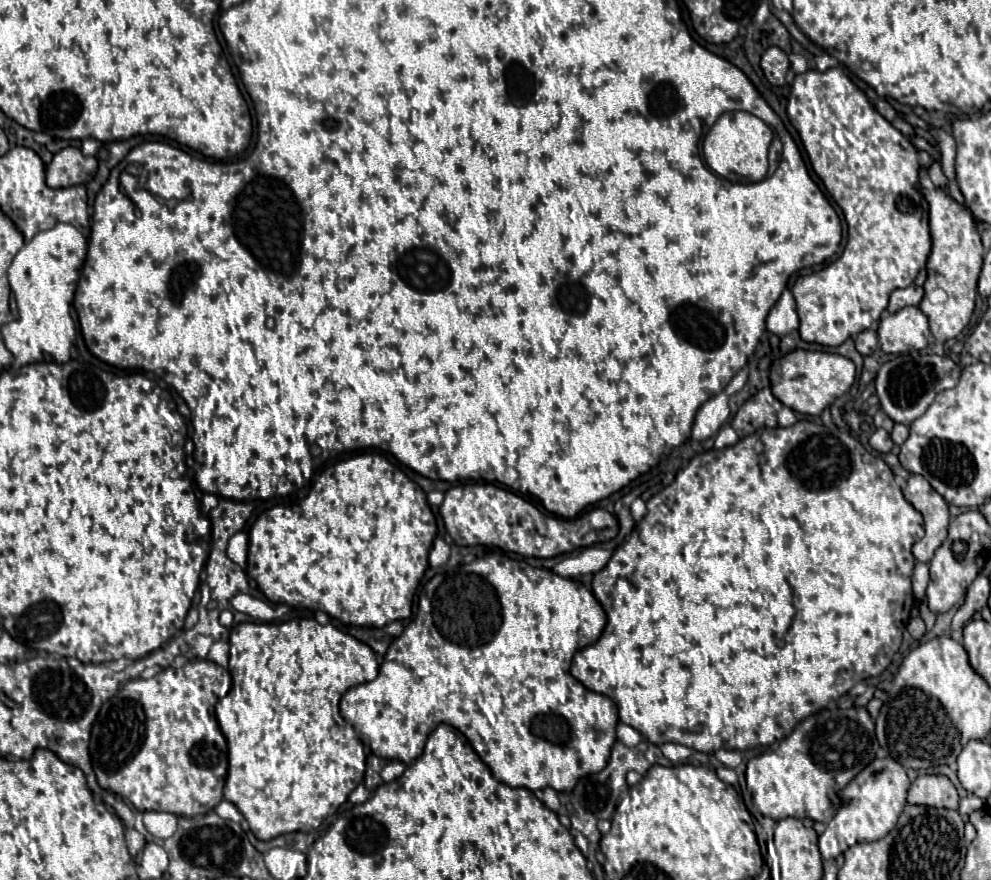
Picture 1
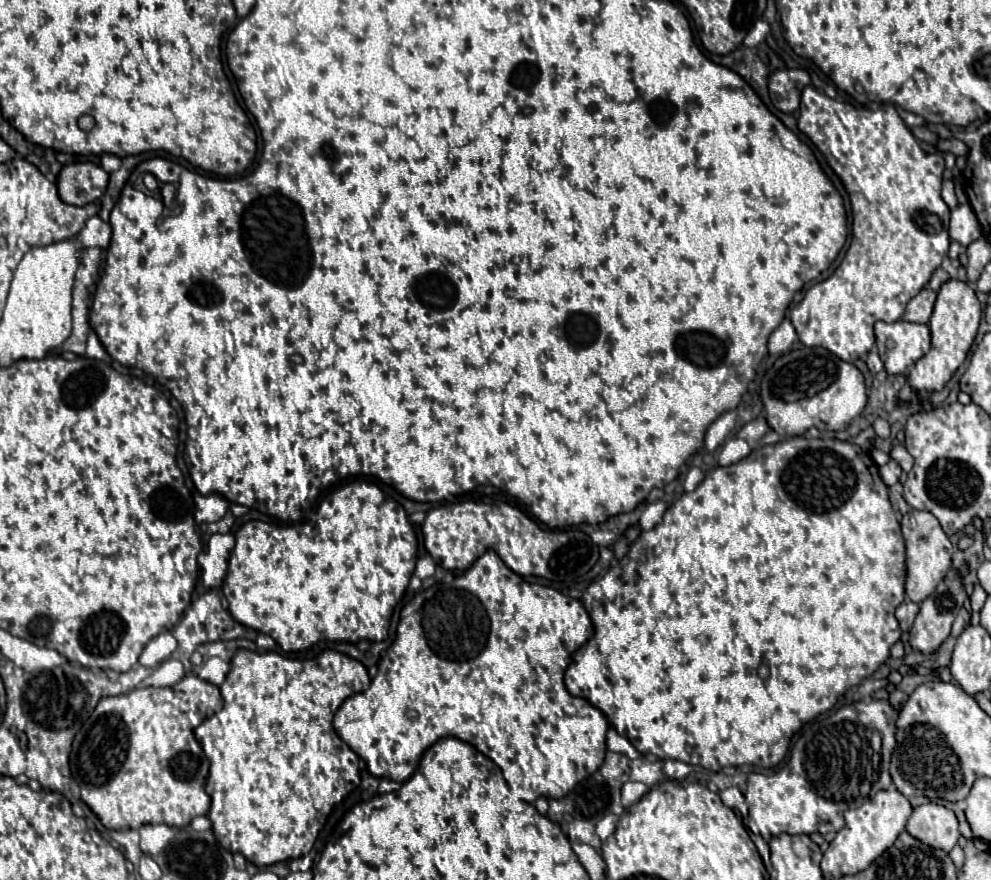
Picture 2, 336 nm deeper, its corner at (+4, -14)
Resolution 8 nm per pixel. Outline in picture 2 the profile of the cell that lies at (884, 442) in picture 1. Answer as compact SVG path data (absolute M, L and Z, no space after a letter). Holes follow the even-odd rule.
M890 460L888 464L884 464L880 468L880 476L882 476L882 480L884 480L886 486L894 486L898 482L900 474L902 474L902 470L900 470L900 466L894 460Z

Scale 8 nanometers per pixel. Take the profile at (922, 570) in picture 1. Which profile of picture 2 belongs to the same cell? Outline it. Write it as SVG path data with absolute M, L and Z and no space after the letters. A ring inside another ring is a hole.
M904 600L904 602L898 606L896 618L898 618L898 624L900 624L900 630L902 630L902 632L908 632L908 630L910 630L916 614L918 614L918 604L914 604L912 600Z

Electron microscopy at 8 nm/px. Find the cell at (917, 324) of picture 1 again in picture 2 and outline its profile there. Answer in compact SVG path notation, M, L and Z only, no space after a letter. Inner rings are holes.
M898 320L890 324L878 322L874 328L876 328L876 346L880 350L880 358L888 374L906 374L916 364L916 360L920 360L930 350L930 328L926 324ZM886 338L894 340L894 348L886 348Z

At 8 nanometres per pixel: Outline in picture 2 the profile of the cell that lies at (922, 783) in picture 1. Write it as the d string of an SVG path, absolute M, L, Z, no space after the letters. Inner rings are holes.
M924 804L914 808L906 824L906 830L910 836L918 838L920 842L926 842L928 846L946 852L950 852L960 838L958 820L954 812L940 804Z

